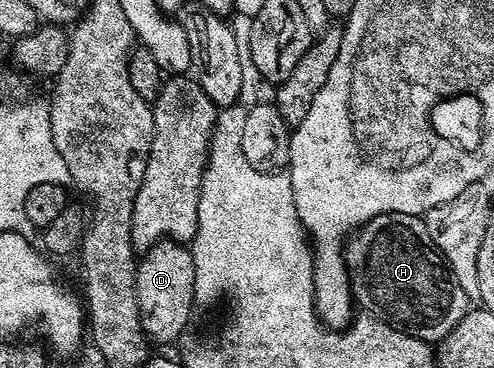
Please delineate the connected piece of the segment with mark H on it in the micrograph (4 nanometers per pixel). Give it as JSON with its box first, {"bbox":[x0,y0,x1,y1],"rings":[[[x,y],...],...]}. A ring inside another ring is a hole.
{"bbox":[344,214,470,344],"rings":[[[383,214],[370,219],[359,230],[353,230],[344,244],[344,263],[348,269],[348,282],[352,285],[355,305],[363,313],[371,314],[373,318],[410,336],[418,336],[433,344],[439,343],[470,309],[466,292],[452,279],[452,274],[444,264],[444,257],[433,246],[423,217],[415,214]]]}

